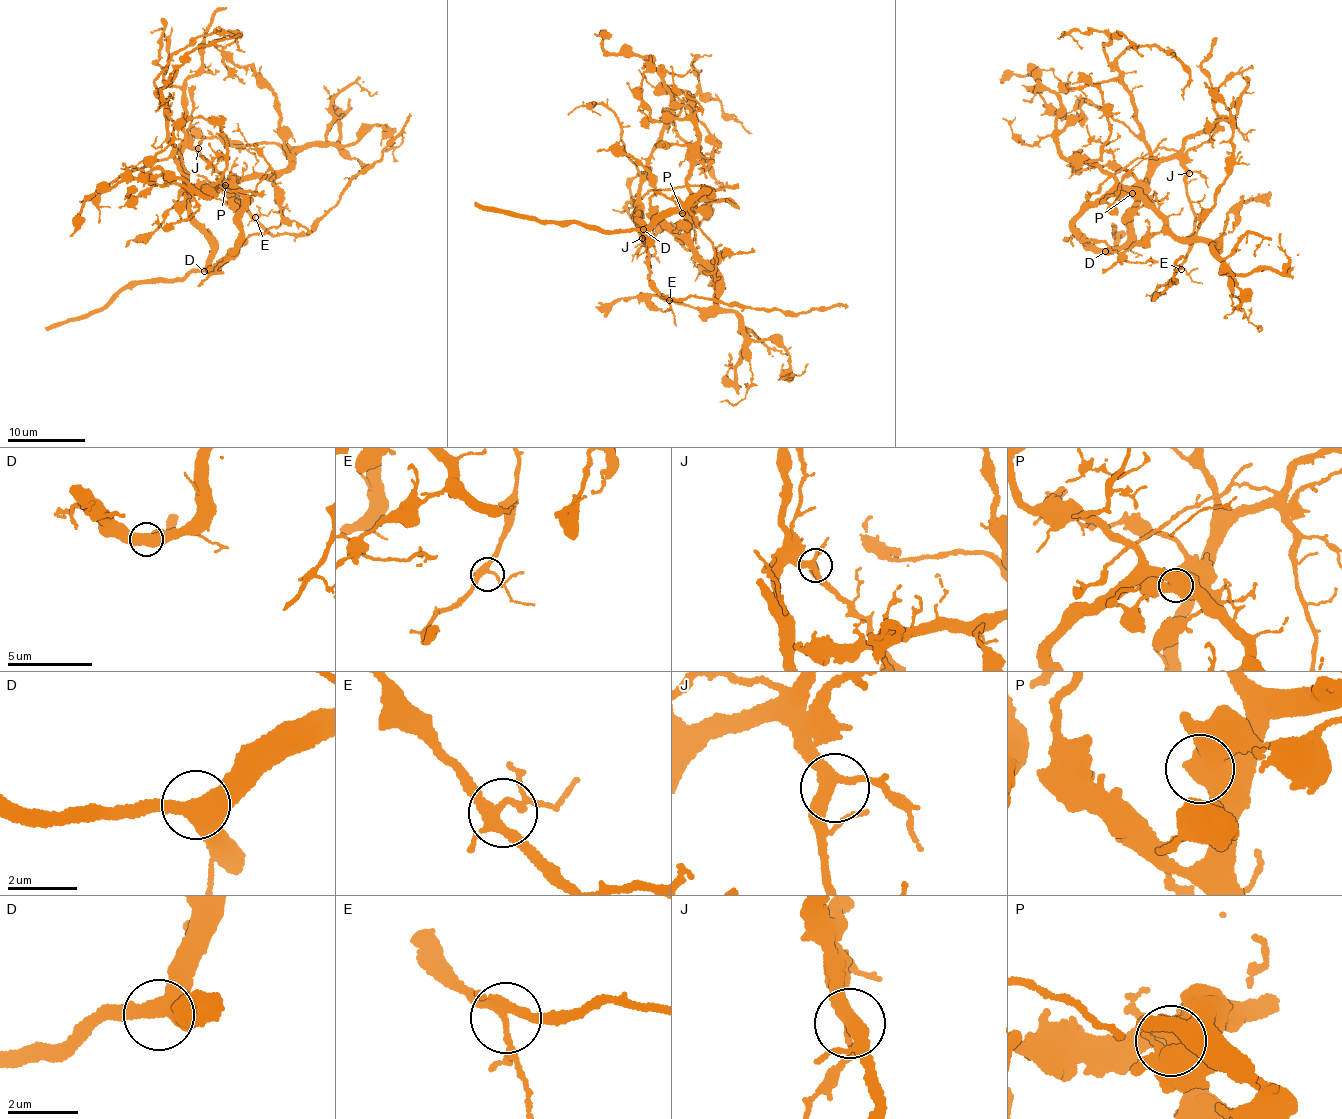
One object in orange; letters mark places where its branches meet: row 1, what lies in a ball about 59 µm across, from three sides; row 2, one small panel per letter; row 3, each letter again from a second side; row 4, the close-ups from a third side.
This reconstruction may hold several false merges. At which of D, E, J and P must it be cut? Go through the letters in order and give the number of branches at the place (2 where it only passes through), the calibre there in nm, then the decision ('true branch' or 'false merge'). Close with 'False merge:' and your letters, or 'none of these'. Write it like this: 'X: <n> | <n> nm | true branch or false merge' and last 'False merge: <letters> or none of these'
D: 3 | 440 nm | true branch
E: 4 | 240 nm | true branch
J: 3 | 300 nm | true branch
P: 3 | 550 nm | true branch
False merge: none of these

